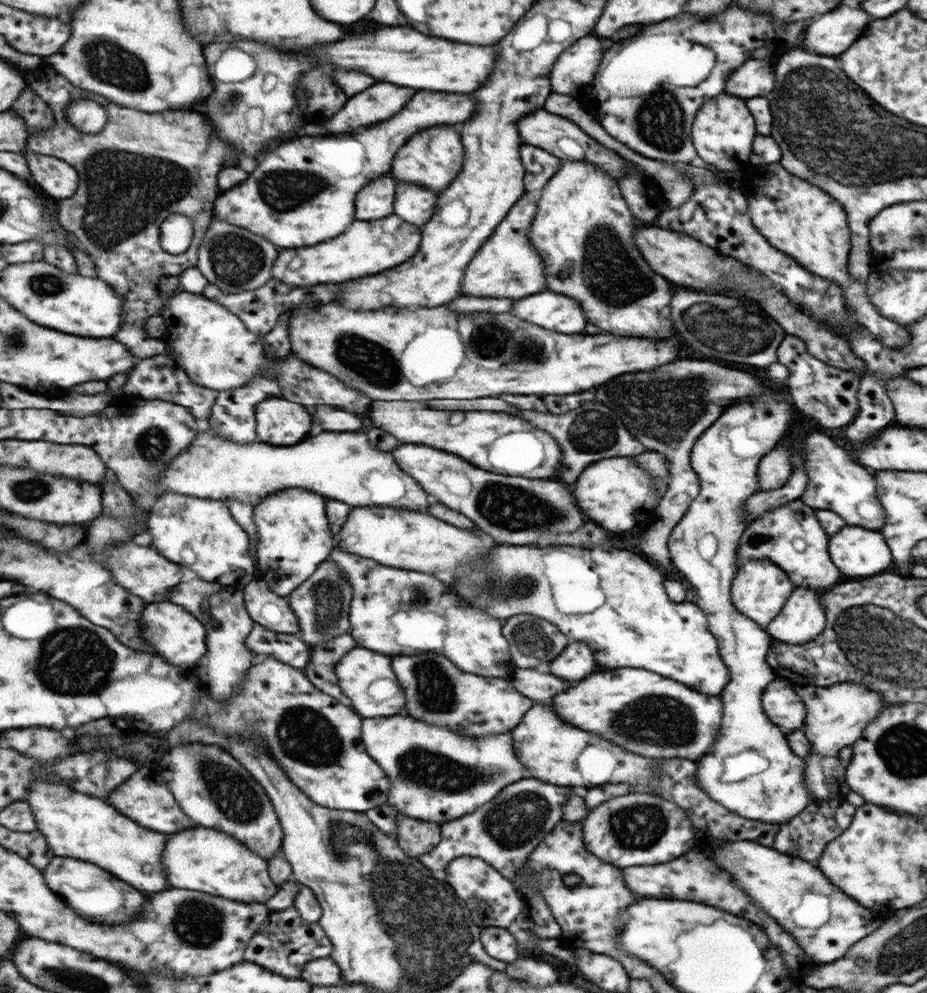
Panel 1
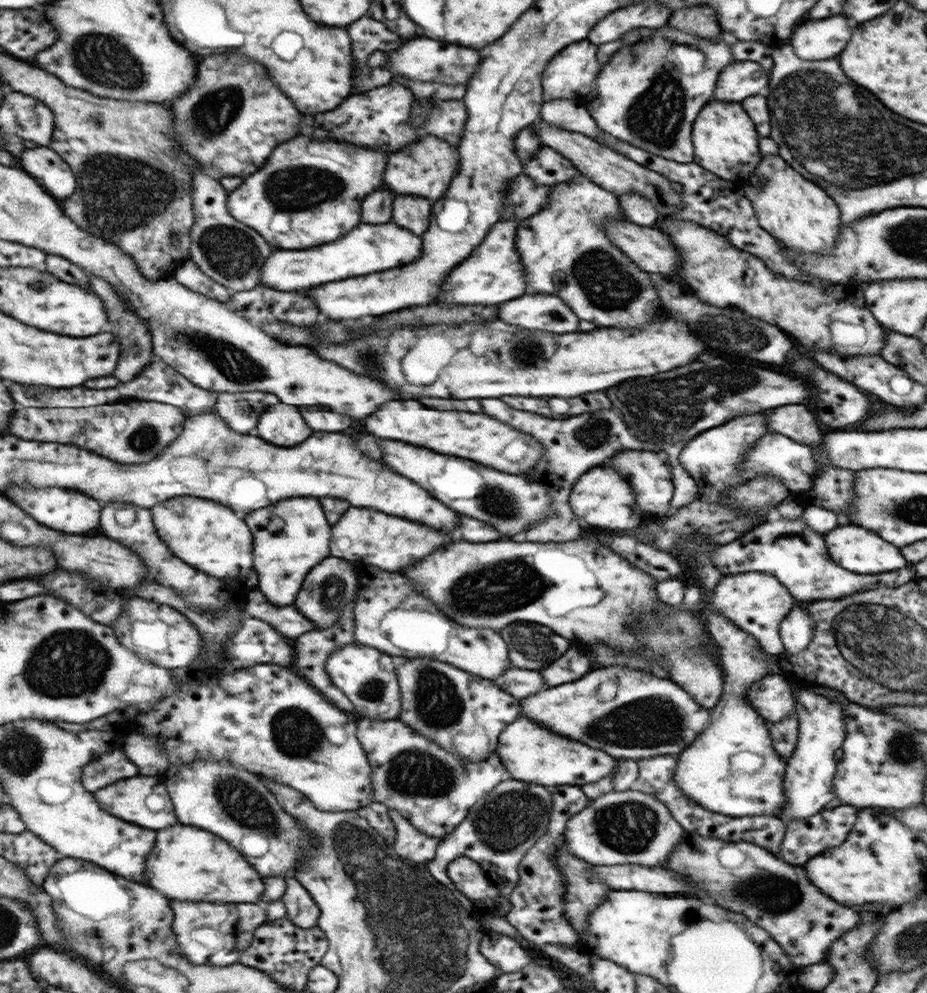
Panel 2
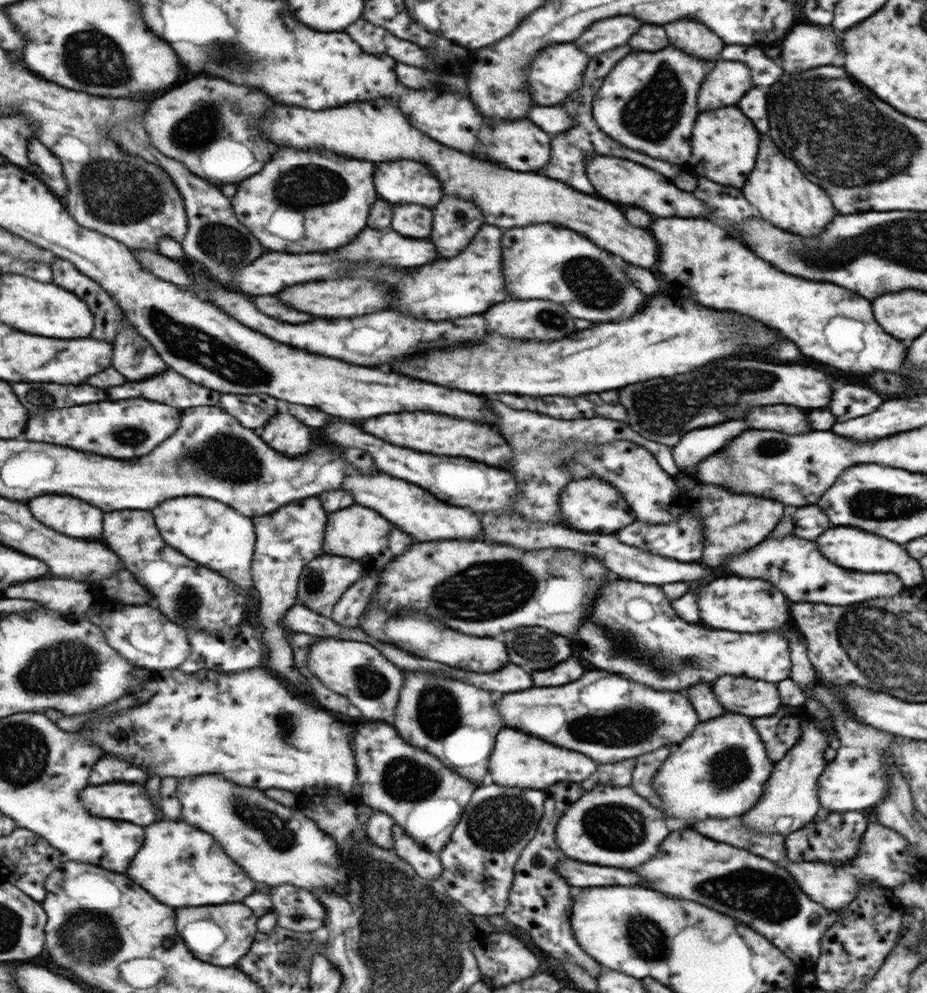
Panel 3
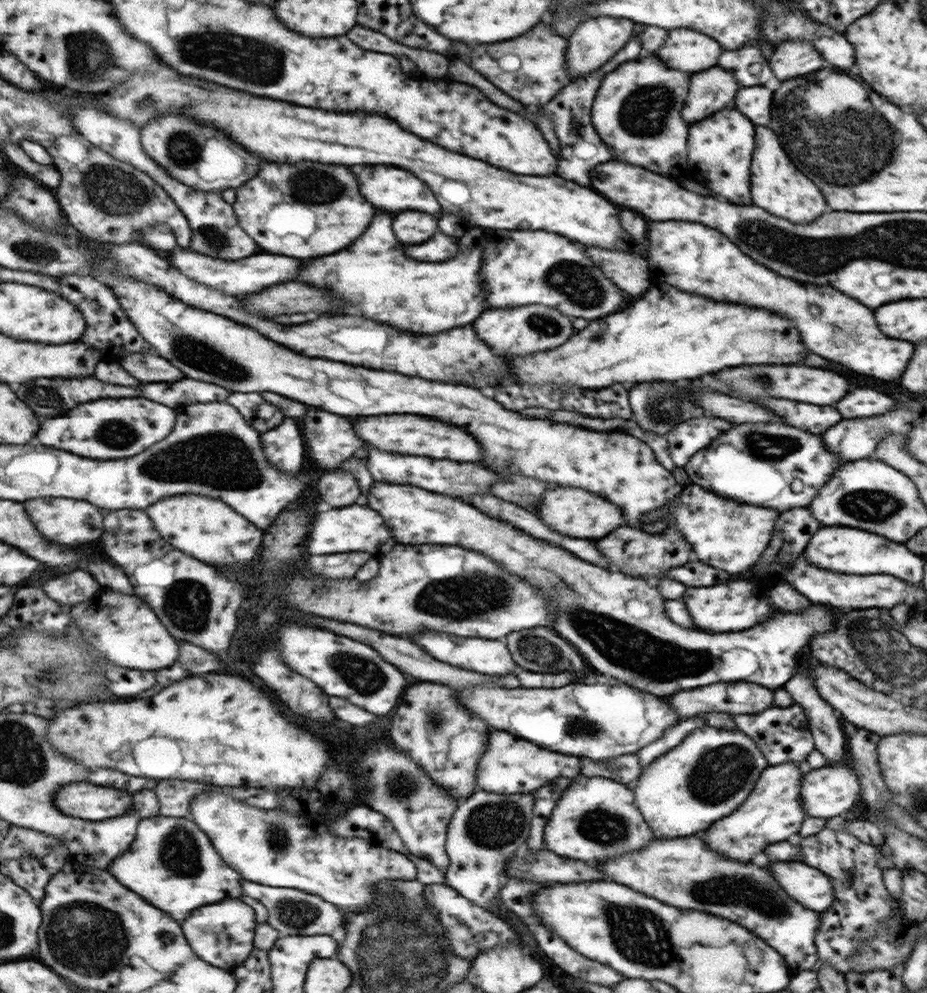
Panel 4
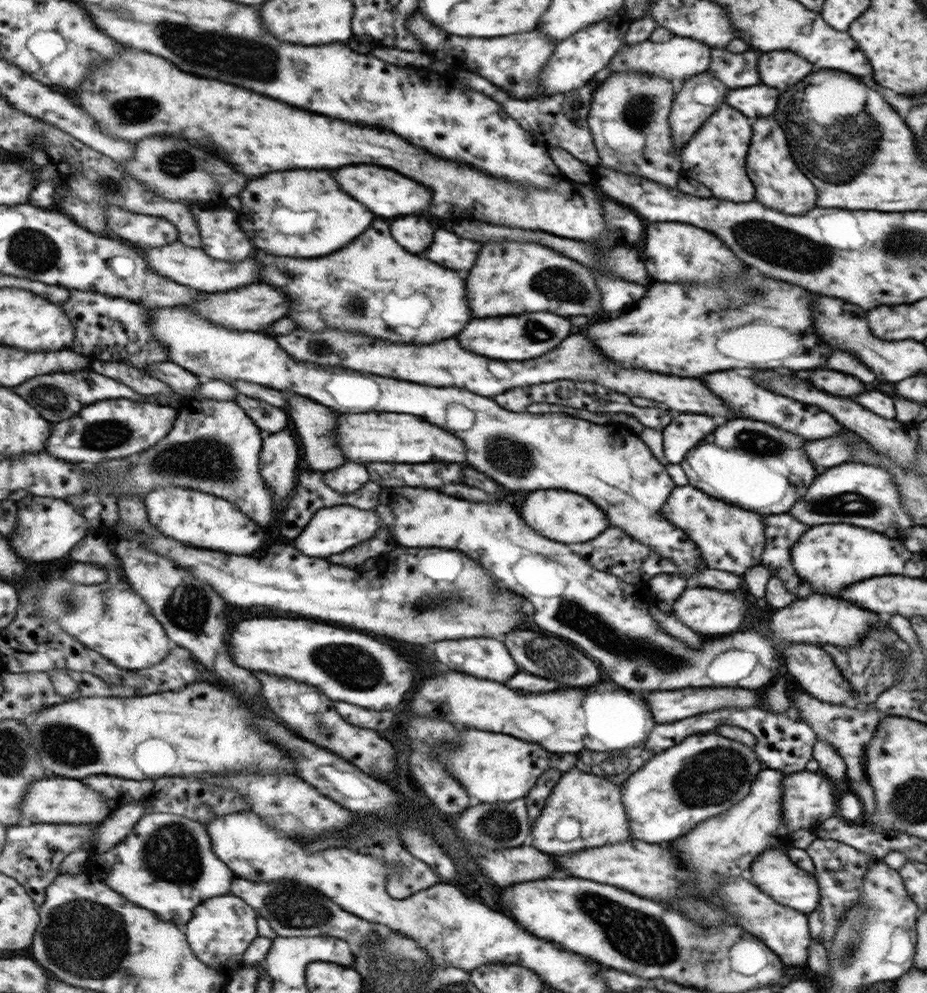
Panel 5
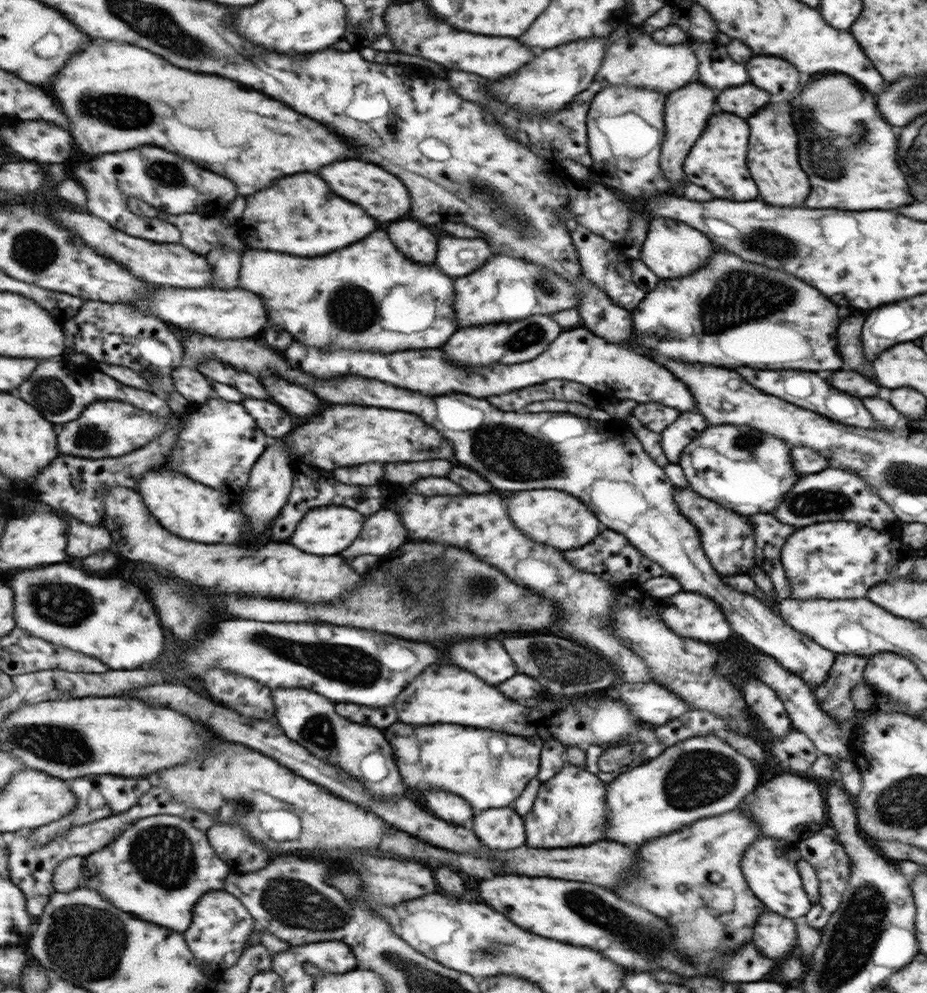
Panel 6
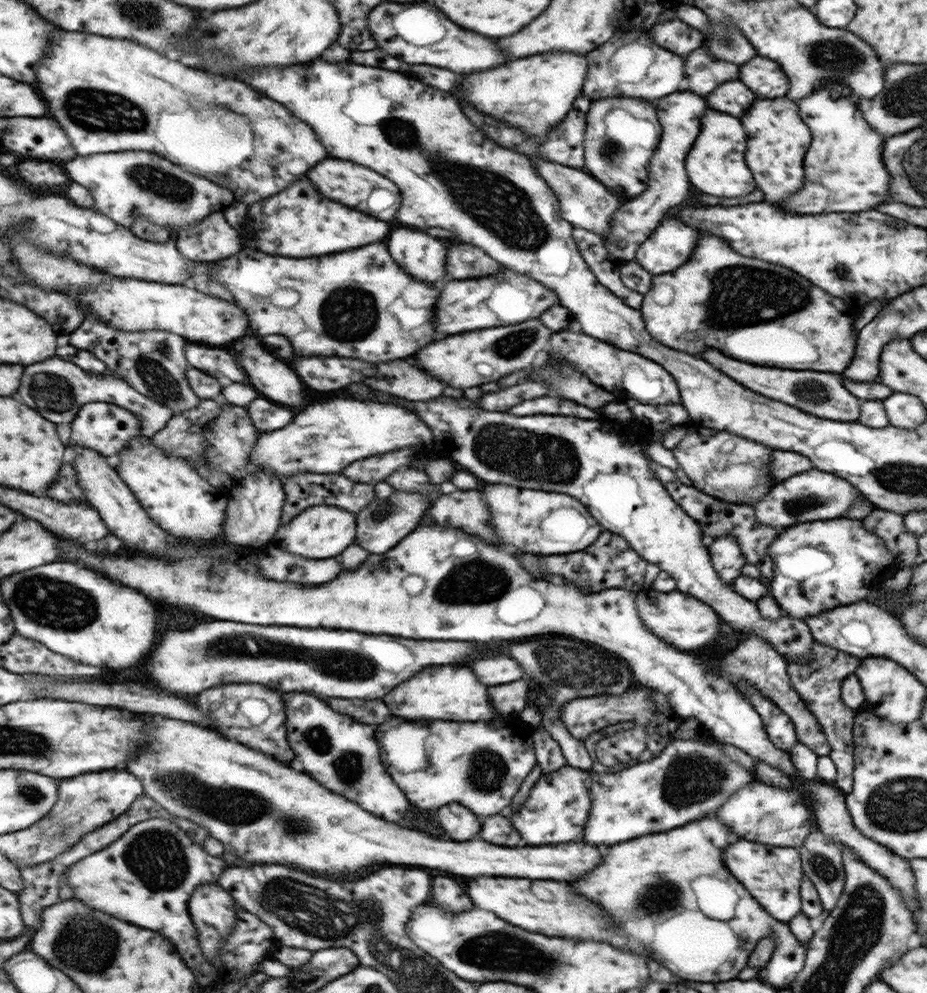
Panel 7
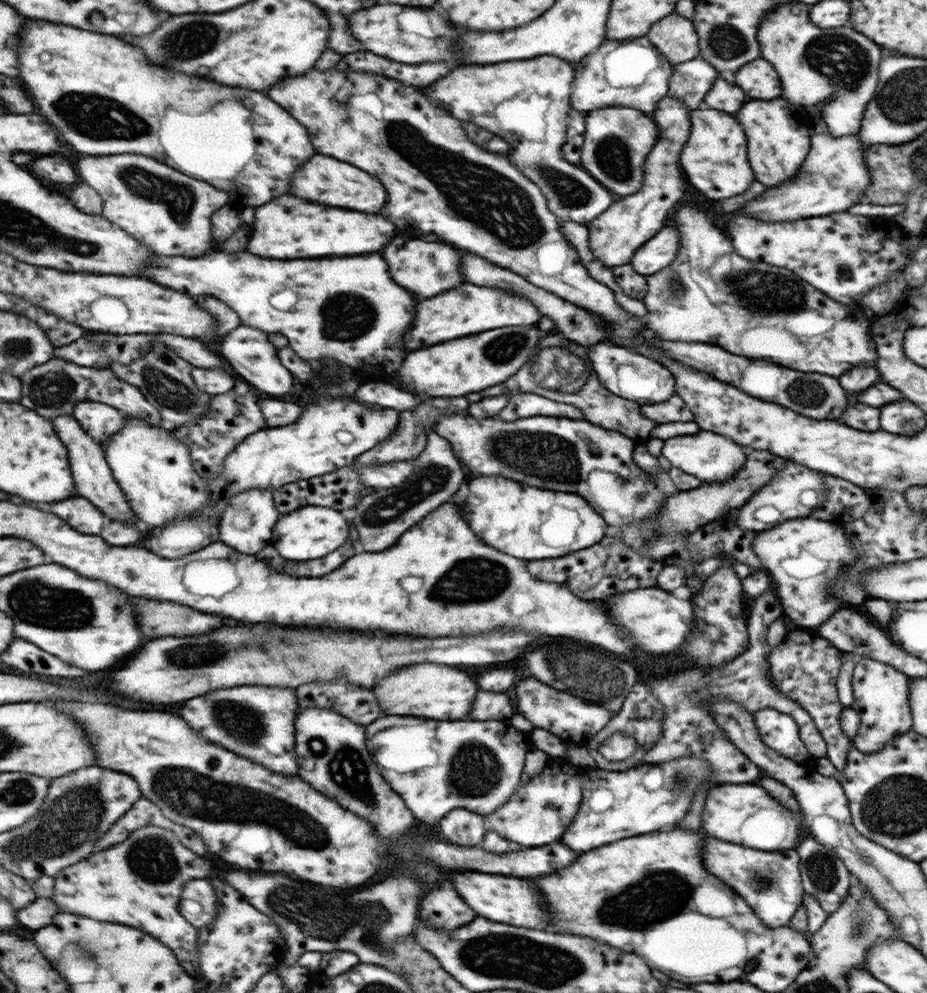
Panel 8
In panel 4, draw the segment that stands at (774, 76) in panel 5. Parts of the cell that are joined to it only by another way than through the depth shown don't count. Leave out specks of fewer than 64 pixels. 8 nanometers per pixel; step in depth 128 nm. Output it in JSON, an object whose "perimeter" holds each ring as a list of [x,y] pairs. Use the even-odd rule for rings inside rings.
{"perimeter":[[[791,40],[791,44],[778,44],[777,48],[774,46],[767,64],[779,82],[827,66],[818,52],[815,54],[807,42],[799,40]]]}

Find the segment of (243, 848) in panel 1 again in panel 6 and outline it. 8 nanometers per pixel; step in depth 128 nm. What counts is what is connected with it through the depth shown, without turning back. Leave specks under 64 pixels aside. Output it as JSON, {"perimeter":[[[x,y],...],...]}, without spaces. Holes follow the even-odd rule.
{"perimeter":[[[158,815],[137,821],[103,851],[86,858],[82,885],[96,890],[113,906],[131,912],[135,918],[171,928],[175,932],[187,932],[194,920],[195,905],[203,894],[225,888],[229,866],[215,852],[207,832],[198,830],[179,816]]]}

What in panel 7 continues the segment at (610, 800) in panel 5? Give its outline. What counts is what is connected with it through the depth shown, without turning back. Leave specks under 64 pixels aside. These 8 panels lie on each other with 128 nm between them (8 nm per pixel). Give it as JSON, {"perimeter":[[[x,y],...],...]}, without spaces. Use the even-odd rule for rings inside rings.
{"perimeter":[[[565,764],[558,770],[541,774],[519,810],[510,812],[507,809],[503,813],[510,818],[510,825],[519,832],[519,836],[523,836],[523,840],[527,840],[529,846],[545,846],[571,840],[577,842],[590,818],[592,786],[590,771]]]}

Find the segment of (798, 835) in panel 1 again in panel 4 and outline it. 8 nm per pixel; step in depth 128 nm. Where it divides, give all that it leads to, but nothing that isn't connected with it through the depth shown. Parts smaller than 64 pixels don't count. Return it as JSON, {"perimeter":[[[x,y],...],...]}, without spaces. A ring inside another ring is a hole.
{"perimeter":[[[825,827],[805,839],[793,838],[793,842],[799,848],[799,861],[825,873],[834,889],[833,903],[825,911],[817,913],[819,926],[814,936],[817,962],[827,963],[845,974],[852,967],[848,960],[856,948],[869,935],[878,933],[891,914],[893,897],[881,881],[879,852],[877,847],[861,842],[855,835],[849,834],[848,830],[829,830]]]}

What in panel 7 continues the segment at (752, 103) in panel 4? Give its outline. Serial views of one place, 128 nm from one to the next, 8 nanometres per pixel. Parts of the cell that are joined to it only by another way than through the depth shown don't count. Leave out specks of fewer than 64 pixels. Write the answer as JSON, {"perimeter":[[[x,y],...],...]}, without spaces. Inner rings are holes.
{"perimeter":[[[723,82],[713,88],[705,100],[707,106],[717,112],[731,112],[731,116],[741,116],[755,96],[741,82]]]}

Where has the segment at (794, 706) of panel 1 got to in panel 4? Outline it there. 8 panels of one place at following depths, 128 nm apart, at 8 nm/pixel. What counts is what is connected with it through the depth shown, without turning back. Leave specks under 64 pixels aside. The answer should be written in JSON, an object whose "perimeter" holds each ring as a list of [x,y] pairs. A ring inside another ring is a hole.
{"perimeter":[[[719,682],[691,689],[690,691],[679,691],[664,697],[670,704],[675,714],[681,719],[701,714],[701,712],[723,712],[731,715],[757,714],[766,708],[774,706],[773,690],[763,688],[758,684],[749,682]]]}

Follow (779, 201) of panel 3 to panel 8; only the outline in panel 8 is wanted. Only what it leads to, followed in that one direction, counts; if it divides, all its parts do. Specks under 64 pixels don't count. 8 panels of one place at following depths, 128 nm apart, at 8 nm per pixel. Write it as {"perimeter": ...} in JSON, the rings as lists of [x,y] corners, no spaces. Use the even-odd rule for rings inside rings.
{"perimeter":[[[781,98],[751,100],[745,102],[733,116],[739,116],[739,124],[743,124],[743,132],[747,136],[747,160],[761,184],[777,186],[797,172],[810,148],[809,134],[797,124],[793,106],[787,108],[787,102]]]}

